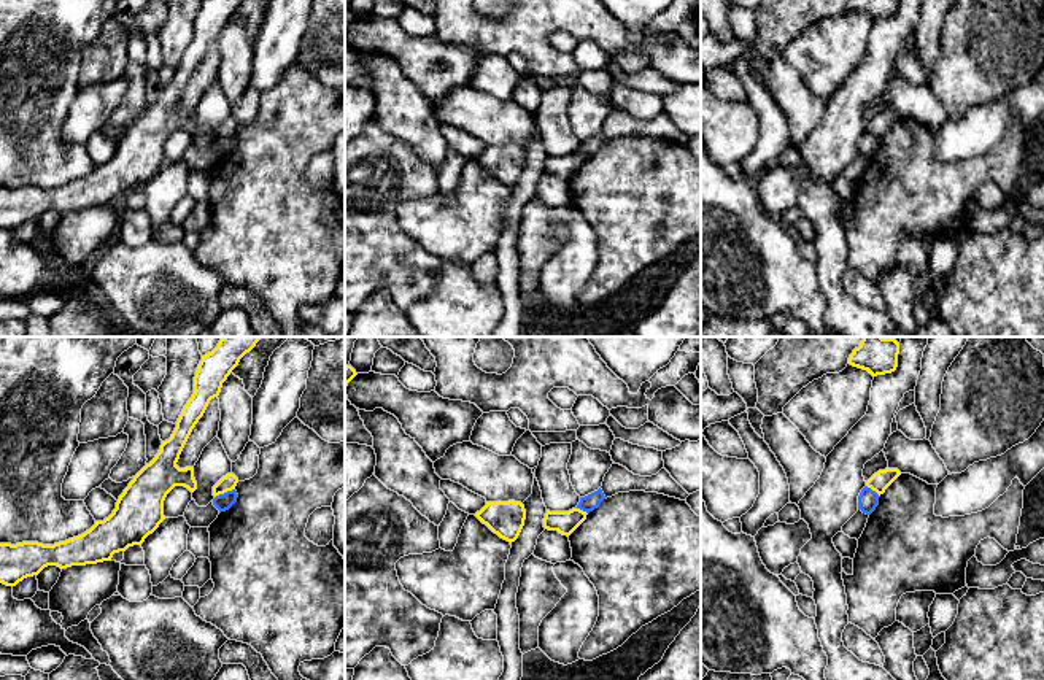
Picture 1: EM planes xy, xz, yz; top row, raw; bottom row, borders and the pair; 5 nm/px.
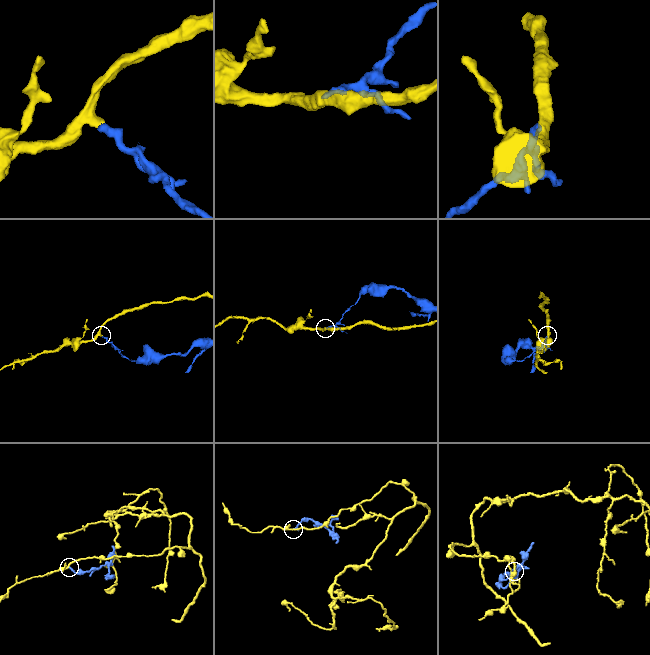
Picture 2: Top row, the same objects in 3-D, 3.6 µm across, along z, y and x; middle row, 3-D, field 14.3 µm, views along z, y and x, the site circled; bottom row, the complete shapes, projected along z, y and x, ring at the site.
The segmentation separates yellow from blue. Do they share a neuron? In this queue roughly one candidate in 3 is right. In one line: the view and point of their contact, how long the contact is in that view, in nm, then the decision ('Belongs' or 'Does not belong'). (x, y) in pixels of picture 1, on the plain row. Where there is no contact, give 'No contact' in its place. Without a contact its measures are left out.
Touches yellow at xy (224, 135). Shared border 120 nm. Does not belong

